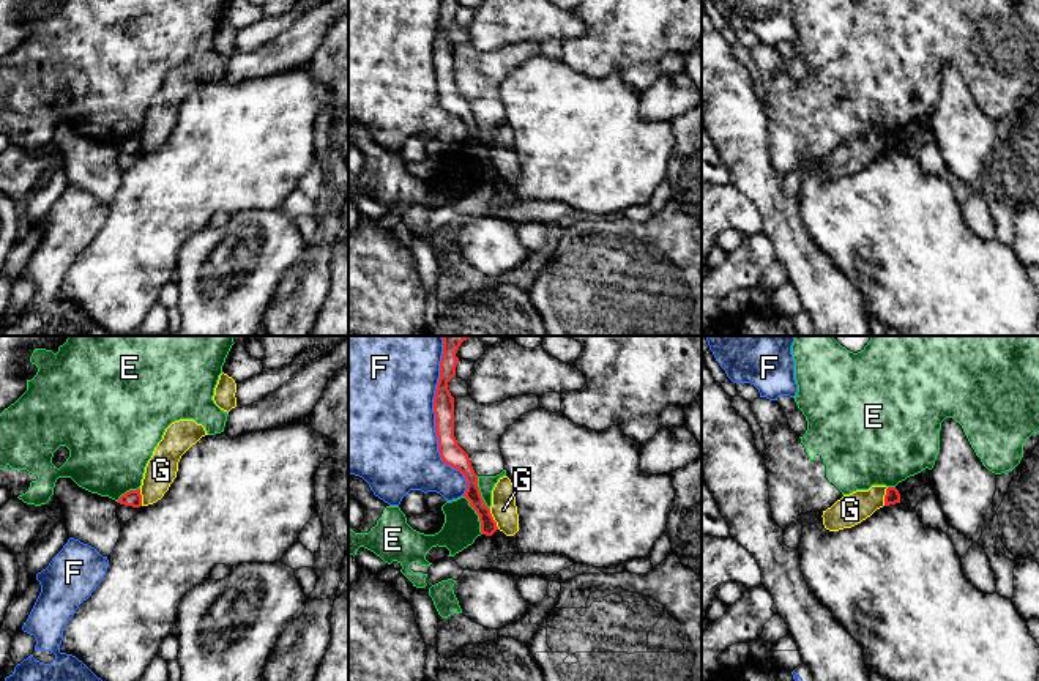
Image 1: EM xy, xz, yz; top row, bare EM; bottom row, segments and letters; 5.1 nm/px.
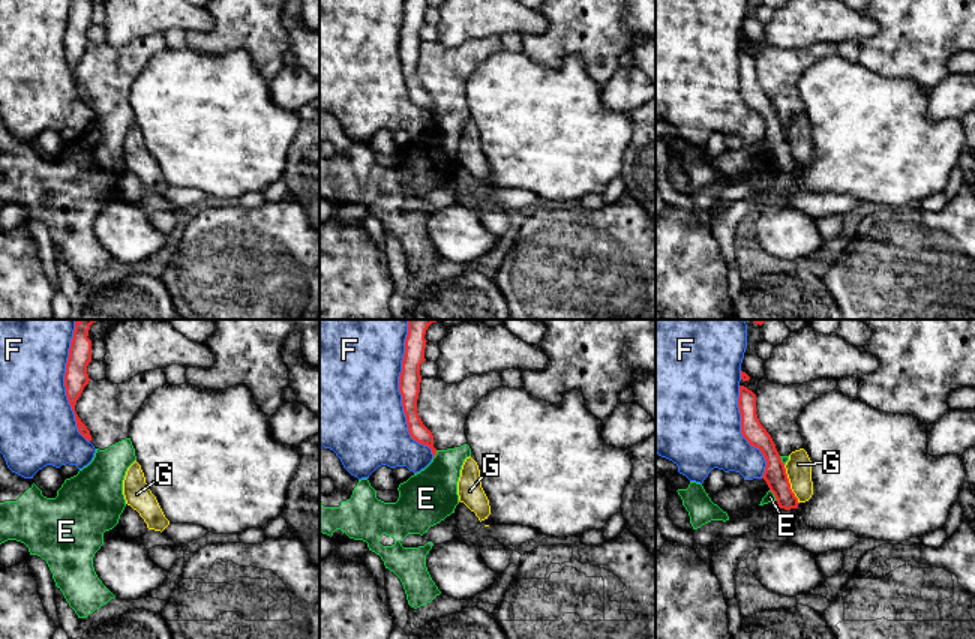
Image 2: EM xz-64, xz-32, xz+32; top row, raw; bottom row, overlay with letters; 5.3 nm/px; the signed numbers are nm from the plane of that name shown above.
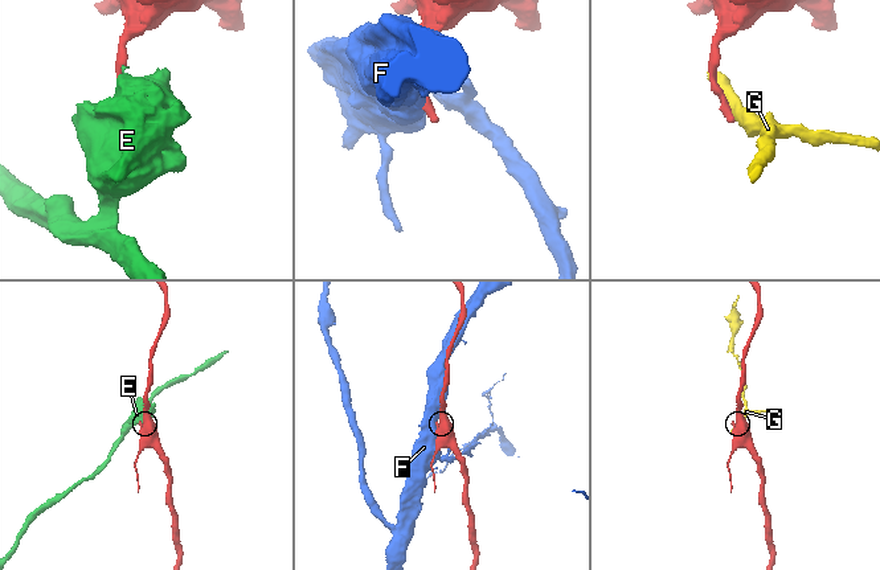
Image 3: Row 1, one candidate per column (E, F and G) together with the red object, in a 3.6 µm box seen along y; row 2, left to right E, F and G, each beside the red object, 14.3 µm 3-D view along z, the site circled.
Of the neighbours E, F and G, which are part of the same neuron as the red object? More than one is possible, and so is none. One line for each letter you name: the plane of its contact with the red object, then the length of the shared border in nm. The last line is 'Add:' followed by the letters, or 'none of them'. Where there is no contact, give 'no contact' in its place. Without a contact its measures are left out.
Add: none of them

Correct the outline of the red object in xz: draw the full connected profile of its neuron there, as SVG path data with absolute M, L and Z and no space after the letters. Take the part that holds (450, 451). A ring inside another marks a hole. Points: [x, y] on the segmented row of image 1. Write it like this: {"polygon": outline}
{"polygon": "M441 336L443 355L440 361L440 378L434 397L435 413L435 434L438 437L438 452L441 460L459 470L465 481L467 490L464 497L470 501L470 506L476 511L481 522L481 533L492 536L498 527L493 520L490 509L486 506L479 487L478 474L475 473L468 454L457 445L454 437L454 397L448 389L448 381L456 375L456 366L459 358L456 356L460 344L471 336Z"}

